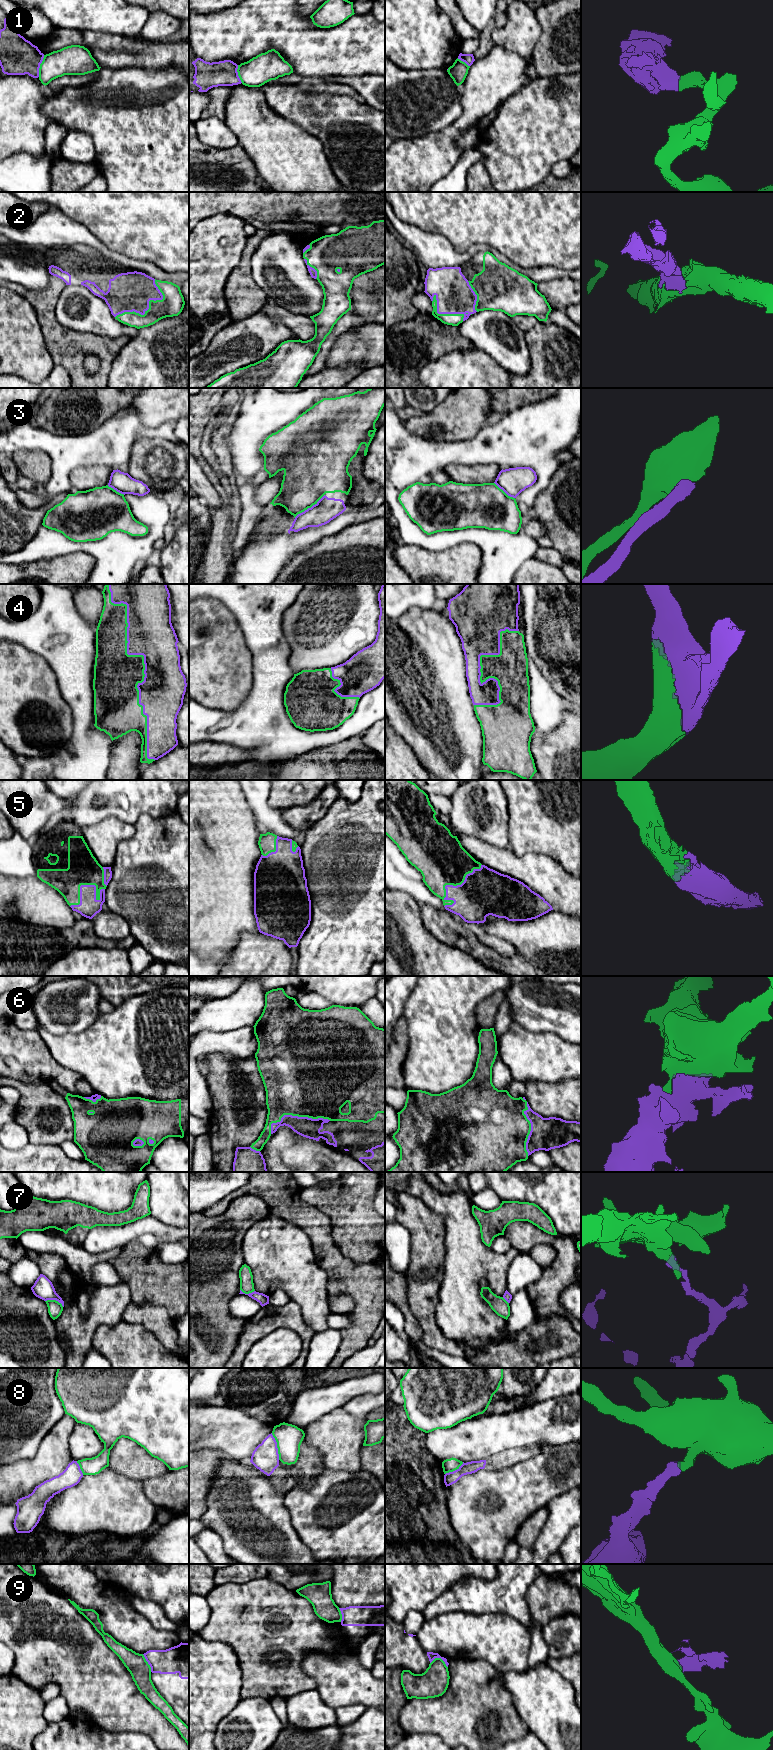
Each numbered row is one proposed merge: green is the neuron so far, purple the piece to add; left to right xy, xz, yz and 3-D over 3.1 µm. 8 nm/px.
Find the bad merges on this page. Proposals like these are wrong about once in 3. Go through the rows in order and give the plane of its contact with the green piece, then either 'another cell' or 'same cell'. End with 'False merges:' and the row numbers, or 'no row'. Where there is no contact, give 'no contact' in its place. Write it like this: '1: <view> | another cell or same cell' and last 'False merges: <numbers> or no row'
1: xy | another cell
2: xy | same cell
3: xz | same cell
4: xy | same cell
5: yz | same cell
6: xz | same cell
7: xy | another cell
8: xz | another cell
9: yz | another cell
False merges: 1, 7, 8, 9

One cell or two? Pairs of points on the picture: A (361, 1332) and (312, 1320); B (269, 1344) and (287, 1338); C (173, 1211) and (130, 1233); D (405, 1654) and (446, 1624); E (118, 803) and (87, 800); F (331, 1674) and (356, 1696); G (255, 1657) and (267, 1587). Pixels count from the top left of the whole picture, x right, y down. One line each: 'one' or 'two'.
A: two
B: one
C: two
D: two
E: one
F: one
G: one

